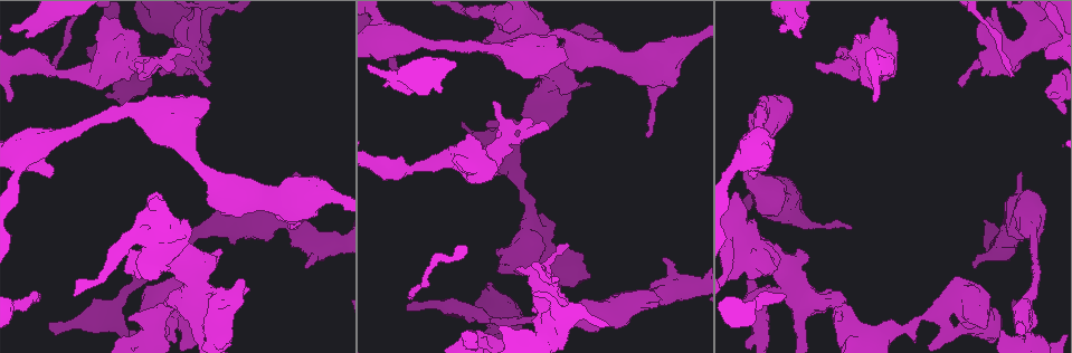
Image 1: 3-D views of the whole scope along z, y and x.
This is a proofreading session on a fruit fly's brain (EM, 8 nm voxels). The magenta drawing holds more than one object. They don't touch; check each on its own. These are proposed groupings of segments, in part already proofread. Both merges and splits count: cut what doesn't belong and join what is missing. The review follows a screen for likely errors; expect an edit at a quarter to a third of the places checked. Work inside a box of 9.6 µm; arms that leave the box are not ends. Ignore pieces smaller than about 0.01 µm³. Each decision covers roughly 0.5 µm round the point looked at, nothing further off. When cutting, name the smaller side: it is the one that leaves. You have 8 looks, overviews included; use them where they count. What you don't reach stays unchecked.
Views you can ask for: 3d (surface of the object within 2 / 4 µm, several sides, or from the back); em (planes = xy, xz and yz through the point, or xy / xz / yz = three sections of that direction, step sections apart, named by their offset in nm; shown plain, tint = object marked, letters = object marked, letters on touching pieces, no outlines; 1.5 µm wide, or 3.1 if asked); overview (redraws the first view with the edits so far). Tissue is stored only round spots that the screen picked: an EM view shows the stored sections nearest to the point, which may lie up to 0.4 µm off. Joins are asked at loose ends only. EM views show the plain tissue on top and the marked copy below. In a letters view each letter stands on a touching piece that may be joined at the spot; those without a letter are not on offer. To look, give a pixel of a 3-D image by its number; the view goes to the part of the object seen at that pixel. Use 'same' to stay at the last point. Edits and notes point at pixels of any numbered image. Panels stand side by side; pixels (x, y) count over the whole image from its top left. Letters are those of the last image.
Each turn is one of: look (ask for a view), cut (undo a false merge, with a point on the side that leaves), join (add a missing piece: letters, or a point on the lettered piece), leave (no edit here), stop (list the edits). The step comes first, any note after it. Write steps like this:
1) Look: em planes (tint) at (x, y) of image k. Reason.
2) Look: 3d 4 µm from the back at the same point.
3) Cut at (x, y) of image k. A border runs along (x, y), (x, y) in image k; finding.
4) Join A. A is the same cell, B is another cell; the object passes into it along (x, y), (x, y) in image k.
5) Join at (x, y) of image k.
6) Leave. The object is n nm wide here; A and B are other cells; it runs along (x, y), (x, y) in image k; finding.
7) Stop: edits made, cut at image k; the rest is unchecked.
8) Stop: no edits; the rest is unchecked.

Look: em planes (letters) at (294, 174) of image 1. Branch stops here.

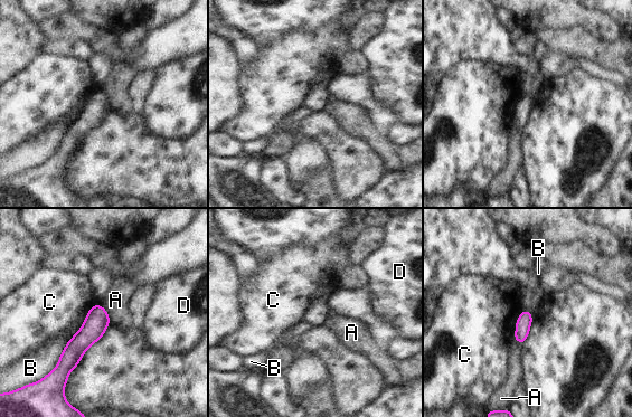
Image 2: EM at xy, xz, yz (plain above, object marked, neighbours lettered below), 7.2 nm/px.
Leave. A, B, C and D are other cells; none of them fits.

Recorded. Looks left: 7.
Look: em xz step 4 (tint) at (946, 336) of image 1. Sharp bend.

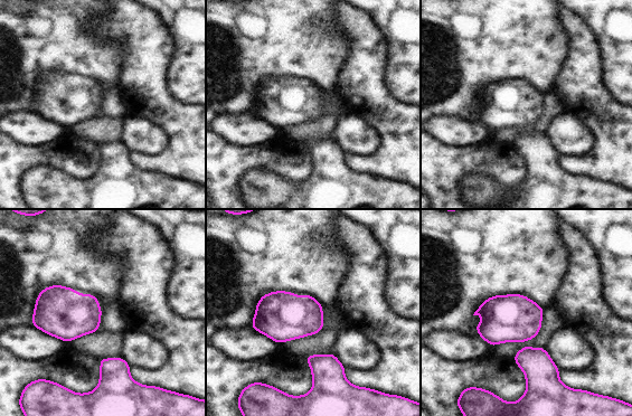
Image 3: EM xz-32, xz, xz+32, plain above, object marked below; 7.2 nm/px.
Look: em xy step 4 (letters) at the same point. Another direction.

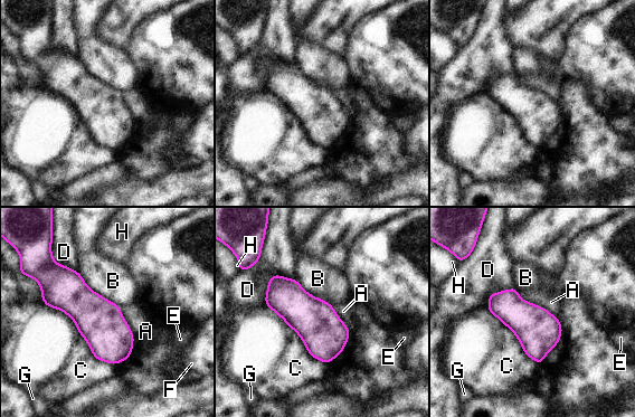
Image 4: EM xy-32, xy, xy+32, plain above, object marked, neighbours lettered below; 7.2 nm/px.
Leave. A, B, C, D, E, F, G and H are other cells; continuous, no second neuron.

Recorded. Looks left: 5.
Look: em planes (letters) at (790, 103) of image 1. Branch stops here.

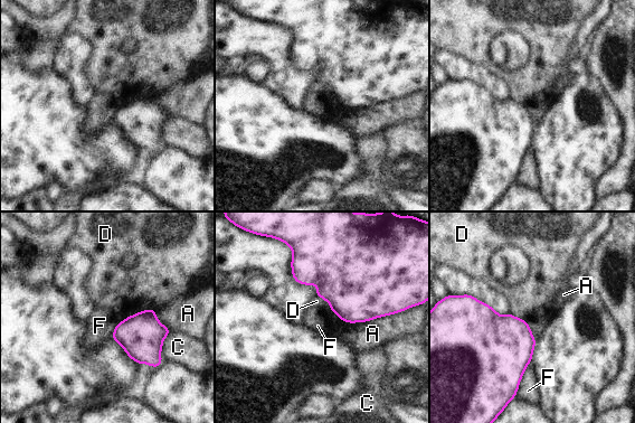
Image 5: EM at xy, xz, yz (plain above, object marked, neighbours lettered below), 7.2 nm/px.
Leave. A, C, D and F are other cells; a border runs along (424, 303), (363, 322) in image 5; none of them fits.

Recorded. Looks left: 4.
Stop: no edits; the rest is unchecked.

